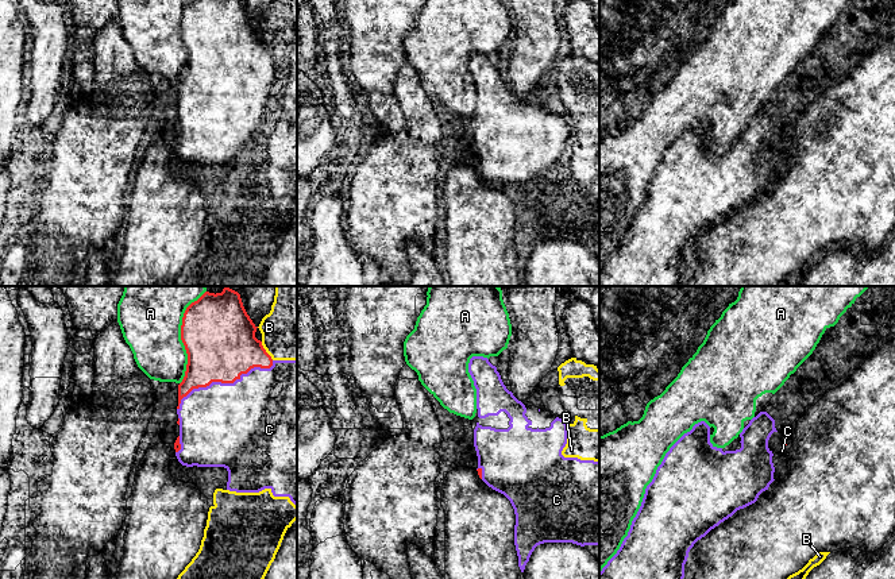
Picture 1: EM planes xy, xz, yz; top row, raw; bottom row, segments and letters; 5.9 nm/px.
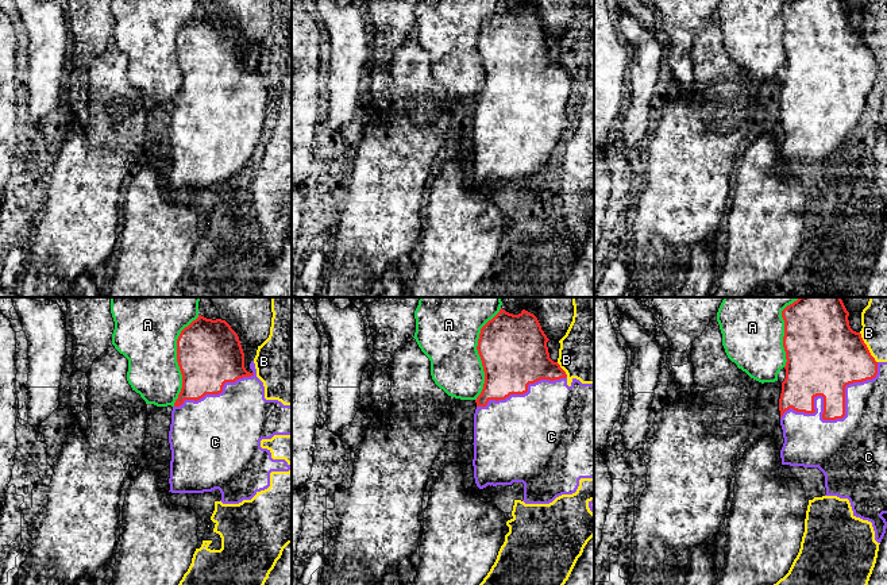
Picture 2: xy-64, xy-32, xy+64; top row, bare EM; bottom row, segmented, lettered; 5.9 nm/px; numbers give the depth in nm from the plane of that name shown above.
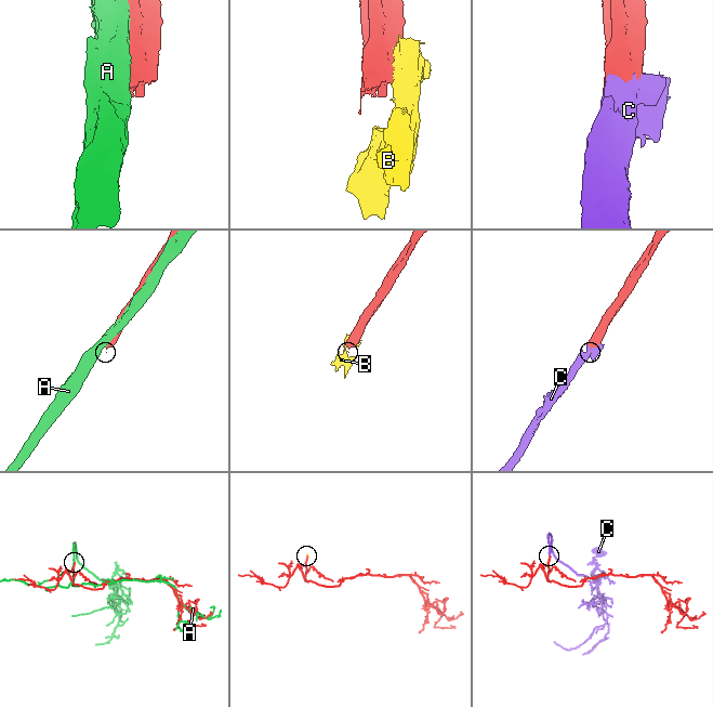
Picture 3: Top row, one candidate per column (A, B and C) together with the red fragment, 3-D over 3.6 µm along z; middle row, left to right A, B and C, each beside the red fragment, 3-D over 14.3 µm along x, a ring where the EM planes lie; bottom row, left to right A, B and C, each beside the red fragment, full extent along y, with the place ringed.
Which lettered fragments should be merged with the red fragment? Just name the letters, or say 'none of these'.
C

